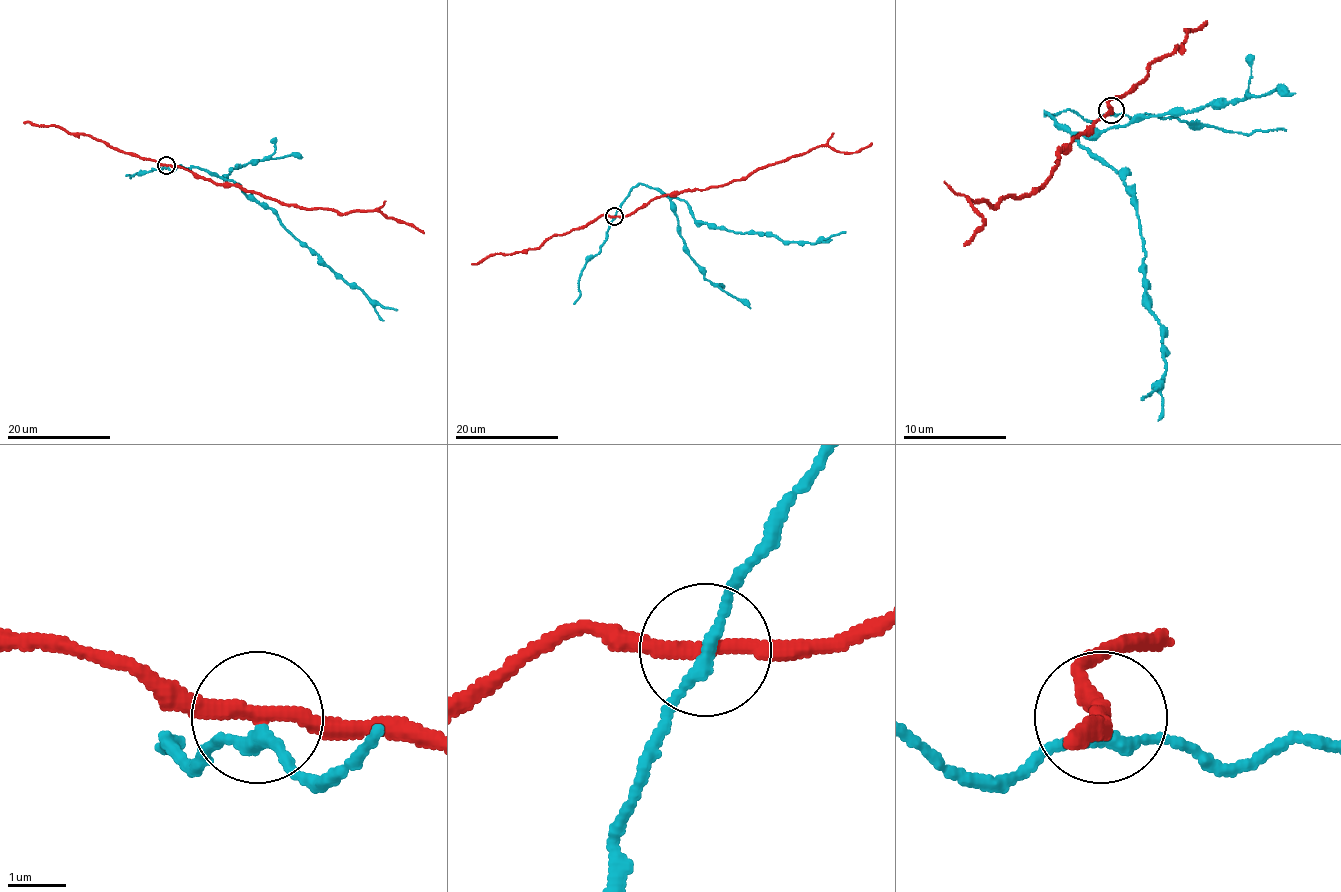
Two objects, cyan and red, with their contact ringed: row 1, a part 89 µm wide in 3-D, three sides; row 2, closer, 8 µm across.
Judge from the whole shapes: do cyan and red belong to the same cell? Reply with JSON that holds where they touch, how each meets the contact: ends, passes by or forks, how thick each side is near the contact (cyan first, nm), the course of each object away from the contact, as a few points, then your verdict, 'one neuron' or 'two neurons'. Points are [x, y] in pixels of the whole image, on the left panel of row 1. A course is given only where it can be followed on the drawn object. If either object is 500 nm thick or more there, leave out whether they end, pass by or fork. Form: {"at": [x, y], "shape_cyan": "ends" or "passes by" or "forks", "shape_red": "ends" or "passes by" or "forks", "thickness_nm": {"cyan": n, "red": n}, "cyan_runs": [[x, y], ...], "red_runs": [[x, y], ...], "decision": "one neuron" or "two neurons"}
{"at": [166, 165], "shape_cyan": "passes by", "shape_red": "passes by", "thickness_nm": {"cyan": 200, "red": 280}, "cyan_runs": [[166, 166], [171, 171], [196, 167], [234, 181], [348, 283], [383, 306], [397, 309]], "red_runs": [[166, 166], [183, 167], [218, 184], [231, 184], [286, 204], [326, 208], [342, 213], [381, 211], [423, 233]], "decision": "two neurons"}

